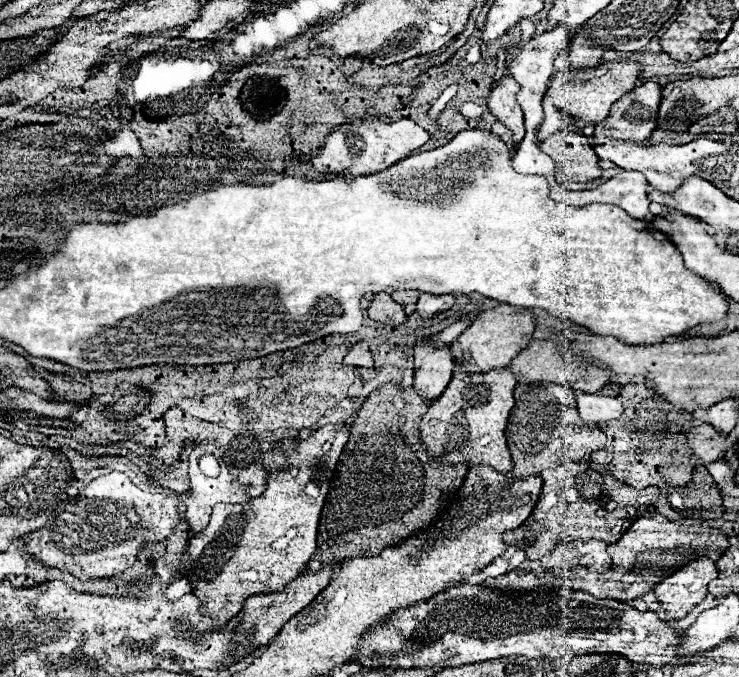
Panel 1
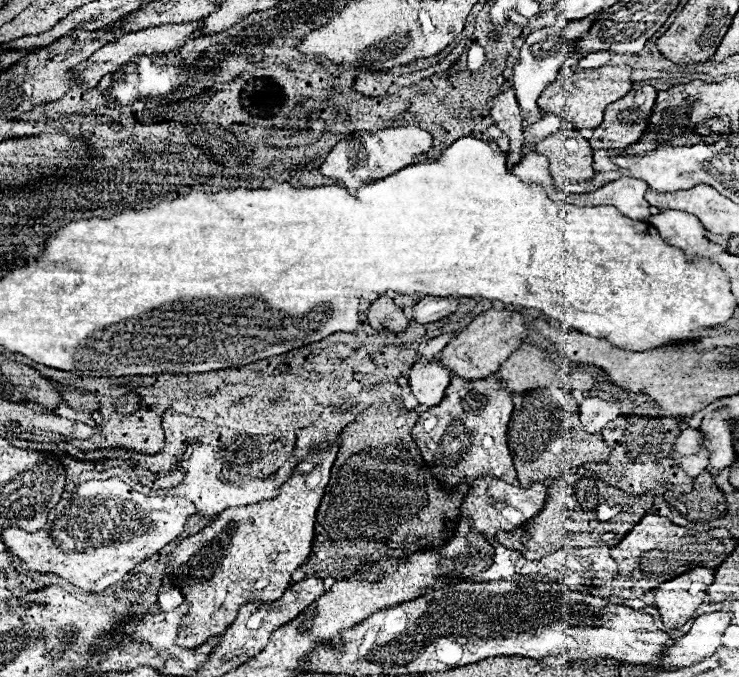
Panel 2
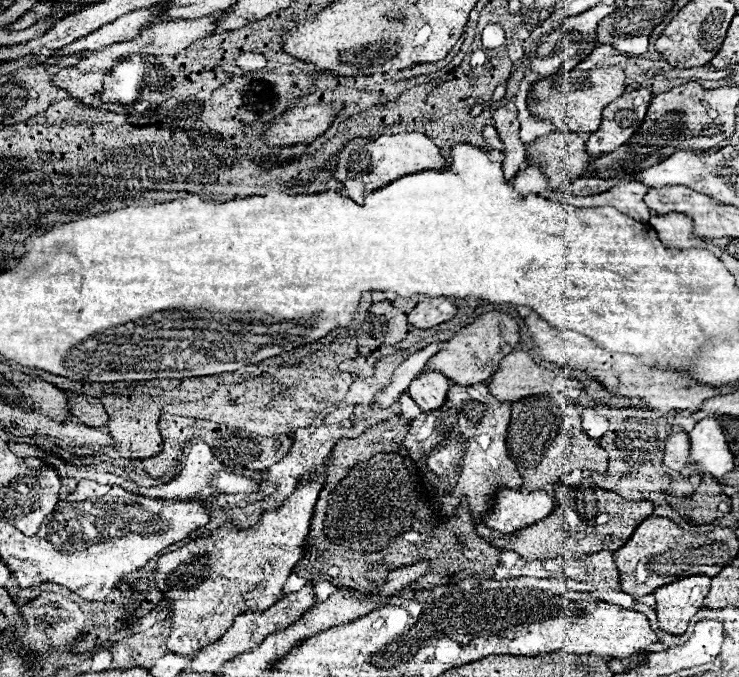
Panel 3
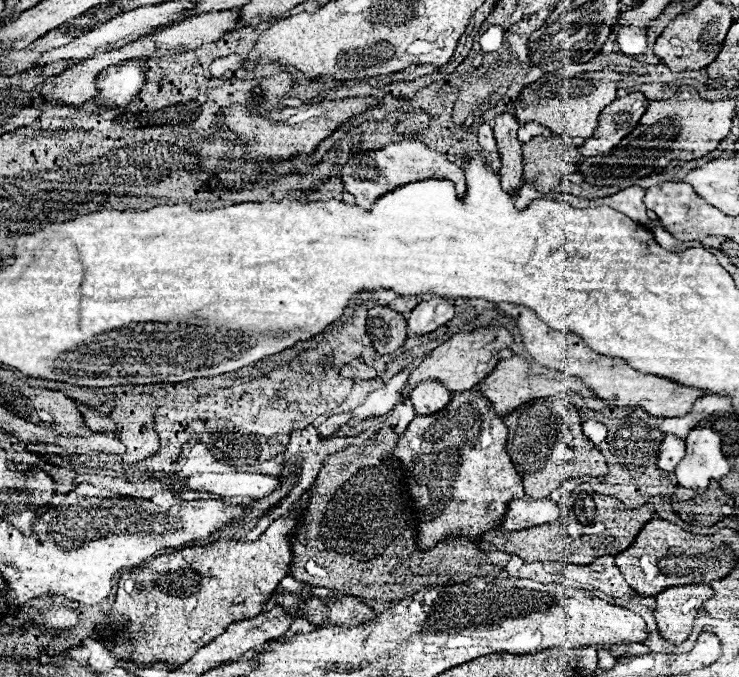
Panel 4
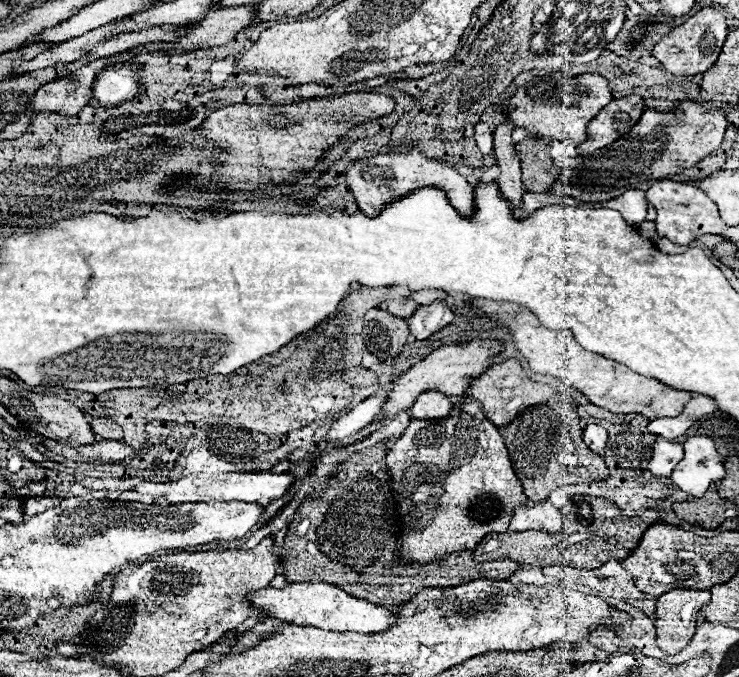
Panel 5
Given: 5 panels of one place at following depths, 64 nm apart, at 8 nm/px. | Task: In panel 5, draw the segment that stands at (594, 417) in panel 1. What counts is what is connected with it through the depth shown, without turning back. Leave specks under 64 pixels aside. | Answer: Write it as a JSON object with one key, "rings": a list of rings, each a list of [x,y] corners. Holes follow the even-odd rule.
{"rings":[[[586,424],[584,428],[584,442],[594,450],[594,452],[602,452],[604,446],[606,446],[606,440],[608,440],[608,432],[606,428],[598,426],[598,424]]]}

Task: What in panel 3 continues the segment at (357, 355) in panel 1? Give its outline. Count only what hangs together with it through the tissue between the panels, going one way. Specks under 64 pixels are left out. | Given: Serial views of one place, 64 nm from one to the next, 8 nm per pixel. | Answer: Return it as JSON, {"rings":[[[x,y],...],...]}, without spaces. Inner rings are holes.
{"rings":[[[360,354],[356,358],[350,358],[350,360],[342,362],[340,370],[350,372],[350,374],[358,374],[358,376],[372,376],[374,374],[374,366],[370,366],[366,356],[360,356]]]}

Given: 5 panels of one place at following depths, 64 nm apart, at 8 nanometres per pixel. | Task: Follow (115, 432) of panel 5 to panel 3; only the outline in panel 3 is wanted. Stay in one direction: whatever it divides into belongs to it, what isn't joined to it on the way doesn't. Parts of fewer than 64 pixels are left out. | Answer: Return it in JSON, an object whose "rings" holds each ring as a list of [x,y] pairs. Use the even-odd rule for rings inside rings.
{"rings":[[[74,394],[70,398],[70,412],[76,416],[78,422],[88,424],[88,426],[104,426],[108,422],[108,416],[104,412],[104,406],[98,398],[84,396],[84,394]]]}

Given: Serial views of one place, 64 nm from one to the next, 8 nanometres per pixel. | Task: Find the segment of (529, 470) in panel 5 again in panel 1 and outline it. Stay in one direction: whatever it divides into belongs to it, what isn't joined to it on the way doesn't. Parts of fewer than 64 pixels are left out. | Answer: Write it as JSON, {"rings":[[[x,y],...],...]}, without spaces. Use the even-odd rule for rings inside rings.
{"rings":[[[540,382],[540,384],[518,384],[514,392],[516,404],[510,414],[506,428],[508,448],[512,454],[512,474],[538,476],[542,470],[554,470],[562,462],[568,450],[568,460],[582,460],[606,444],[606,434],[596,424],[582,424],[576,410],[574,390],[568,384]]]}

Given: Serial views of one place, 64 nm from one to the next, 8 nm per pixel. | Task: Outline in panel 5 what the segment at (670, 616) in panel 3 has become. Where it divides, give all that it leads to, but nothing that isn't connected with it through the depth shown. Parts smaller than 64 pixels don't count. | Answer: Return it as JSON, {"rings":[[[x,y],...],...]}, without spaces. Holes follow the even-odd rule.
{"rings":[[[670,590],[656,600],[658,646],[666,654],[678,654],[694,636],[698,612],[710,602],[708,590]]]}

